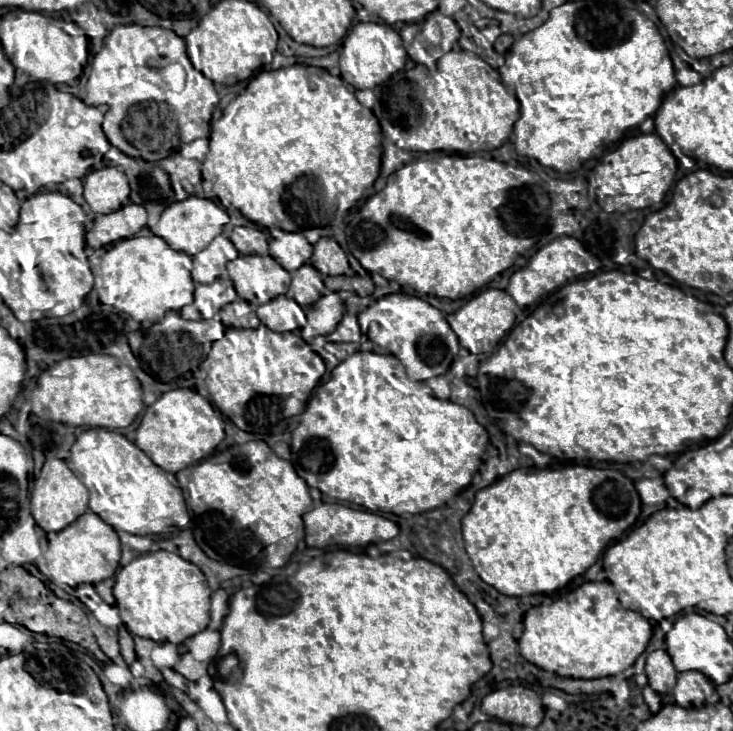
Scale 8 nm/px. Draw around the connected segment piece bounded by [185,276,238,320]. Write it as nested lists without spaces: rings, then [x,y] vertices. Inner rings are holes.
[[[228,276],[216,278],[212,284],[198,284],[194,290],[194,309],[185,312],[187,316],[194,317],[194,320],[211,319],[222,306],[234,302],[236,290]]]

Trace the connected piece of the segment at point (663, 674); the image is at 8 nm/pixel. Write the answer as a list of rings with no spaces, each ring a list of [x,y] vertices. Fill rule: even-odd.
[[[654,650],[648,654],[646,676],[648,676],[648,686],[658,694],[668,694],[676,686],[678,674],[666,650]]]

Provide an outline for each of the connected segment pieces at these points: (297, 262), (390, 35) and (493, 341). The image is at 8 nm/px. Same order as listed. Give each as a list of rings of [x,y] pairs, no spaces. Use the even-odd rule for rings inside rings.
[[[280,232],[280,236],[270,240],[270,256],[292,272],[310,260],[312,246],[298,232]]]
[[[358,22],[346,36],[342,52],[340,52],[340,76],[346,84],[356,90],[376,88],[378,84],[386,82],[392,74],[404,68],[408,60],[406,48],[402,46],[400,34],[388,24],[372,24],[372,22]]]
[[[496,288],[482,290],[480,294],[472,296],[458,312],[448,316],[448,324],[456,332],[460,346],[464,346],[472,354],[494,352],[508,334],[508,330],[514,326],[514,322],[516,322],[516,302],[504,290]]]

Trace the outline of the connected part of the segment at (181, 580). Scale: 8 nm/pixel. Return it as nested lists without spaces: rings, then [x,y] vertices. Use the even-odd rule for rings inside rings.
[[[158,550],[136,556],[128,566],[118,570],[114,596],[128,632],[154,642],[182,644],[186,638],[204,630],[210,620],[212,590],[202,570],[174,552]]]

